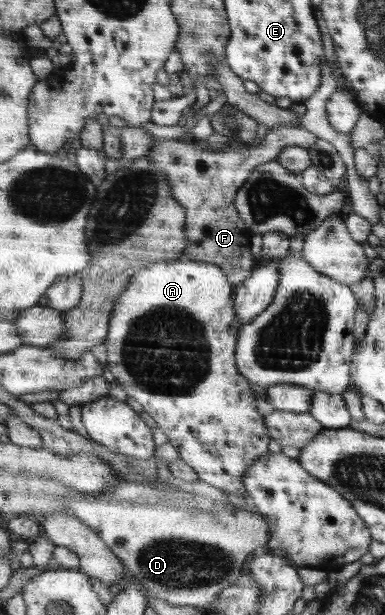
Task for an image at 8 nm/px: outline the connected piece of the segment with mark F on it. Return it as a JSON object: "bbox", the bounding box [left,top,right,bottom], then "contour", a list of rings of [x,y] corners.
{"bbox":[146,125,318,285],"contour":[[[279,125],[267,131],[261,141],[256,141],[249,146],[236,146],[230,149],[216,151],[202,150],[198,145],[181,142],[181,139],[155,142],[146,155],[147,159],[153,160],[161,171],[168,175],[169,183],[172,184],[172,195],[186,207],[186,236],[189,245],[179,255],[179,259],[190,259],[217,264],[226,272],[229,282],[235,285],[246,282],[254,269],[254,257],[250,253],[250,238],[252,231],[245,223],[244,218],[236,208],[236,191],[249,179],[250,169],[256,169],[263,163],[268,163],[278,157],[281,151],[290,146],[302,146],[309,148],[317,142],[318,137],[298,125]]]}

